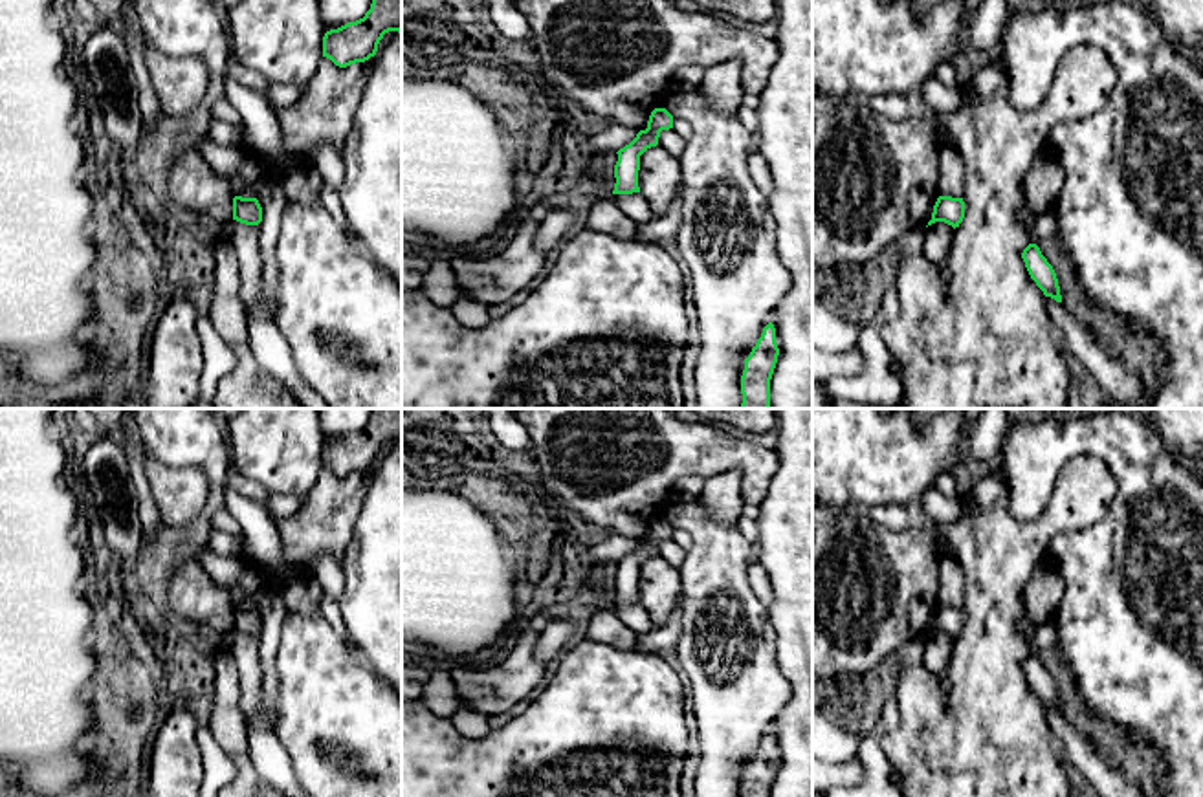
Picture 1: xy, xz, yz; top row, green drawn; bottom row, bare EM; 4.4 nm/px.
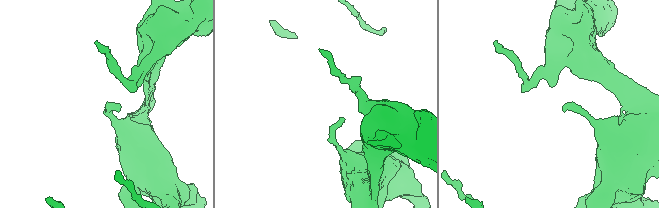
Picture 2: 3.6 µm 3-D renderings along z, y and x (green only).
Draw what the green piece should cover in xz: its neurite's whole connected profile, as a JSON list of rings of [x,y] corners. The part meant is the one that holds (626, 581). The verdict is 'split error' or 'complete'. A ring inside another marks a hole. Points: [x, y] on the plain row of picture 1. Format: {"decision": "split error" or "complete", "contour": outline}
{"decision": "complete", "contour": [[[655,519],[649,526],[647,539],[640,540],[636,548],[620,559],[618,572],[614,575],[614,601],[613,605],[633,605],[640,603],[638,597],[638,581],[640,566],[658,555],[662,540],[673,539],[673,526],[666,519]]]}

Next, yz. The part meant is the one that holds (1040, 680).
{"decision": "complete", "contour": [[[1029,654],[1023,660],[1021,669],[1031,689],[1043,702],[1043,705],[1054,709],[1056,713],[1062,713],[1056,683],[1047,669],[1042,665],[1040,658],[1036,654]]]}

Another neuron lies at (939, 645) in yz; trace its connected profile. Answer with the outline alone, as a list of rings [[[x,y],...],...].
[[[935,632],[926,638],[922,665],[939,676],[944,689],[948,689],[946,669],[952,660],[954,638],[944,632]]]

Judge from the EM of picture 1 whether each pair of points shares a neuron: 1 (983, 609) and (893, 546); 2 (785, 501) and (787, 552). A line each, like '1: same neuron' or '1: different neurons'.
1: different neurons
2: same neuron

